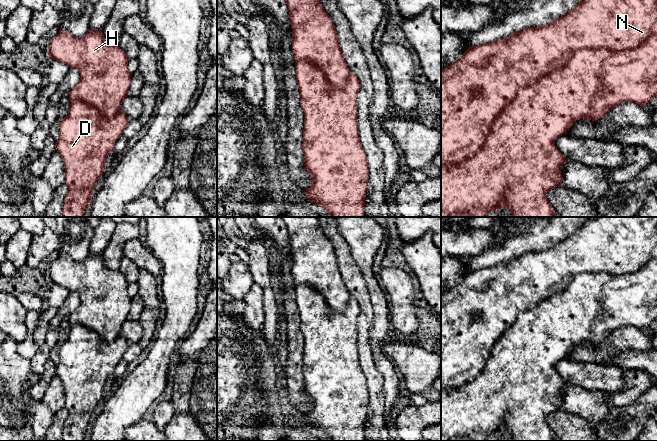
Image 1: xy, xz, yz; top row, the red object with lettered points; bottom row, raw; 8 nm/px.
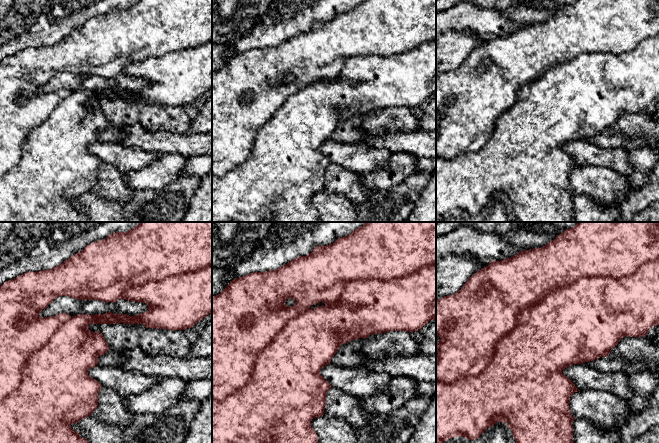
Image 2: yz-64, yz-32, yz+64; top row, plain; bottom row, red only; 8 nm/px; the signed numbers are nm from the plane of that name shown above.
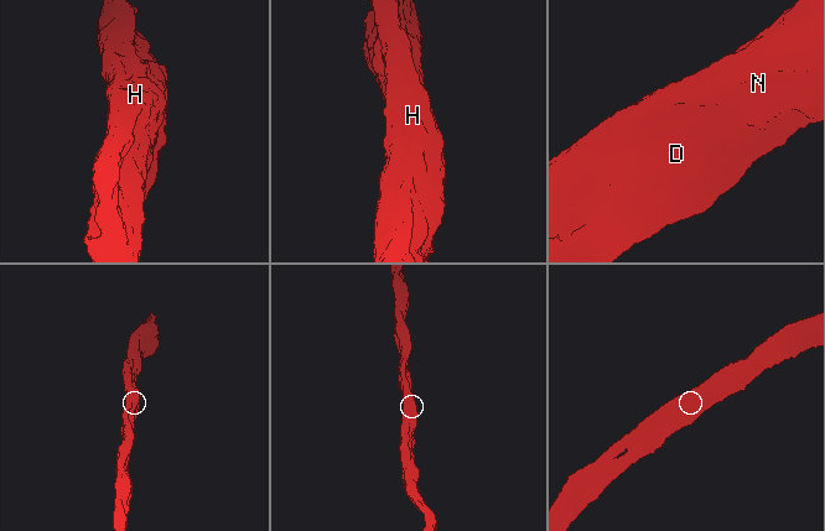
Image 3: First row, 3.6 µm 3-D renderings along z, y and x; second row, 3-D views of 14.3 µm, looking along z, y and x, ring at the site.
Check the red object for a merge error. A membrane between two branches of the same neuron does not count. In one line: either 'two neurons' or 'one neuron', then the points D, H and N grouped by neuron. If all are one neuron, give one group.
one neuron | D H N

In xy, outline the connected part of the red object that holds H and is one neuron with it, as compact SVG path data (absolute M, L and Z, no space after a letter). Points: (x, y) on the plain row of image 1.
M91 253L81 262L60 254L50 265L48 279L70 292L77 292L80 297L79 307L68 317L70 333L61 345L56 375L62 382L65 408L69 413L62 441L83 441L92 424L93 413L106 393L106 382L114 375L115 366L129 347L126 338L120 334L131 306L129 282L119 270L111 270L104 264L102 254Z

